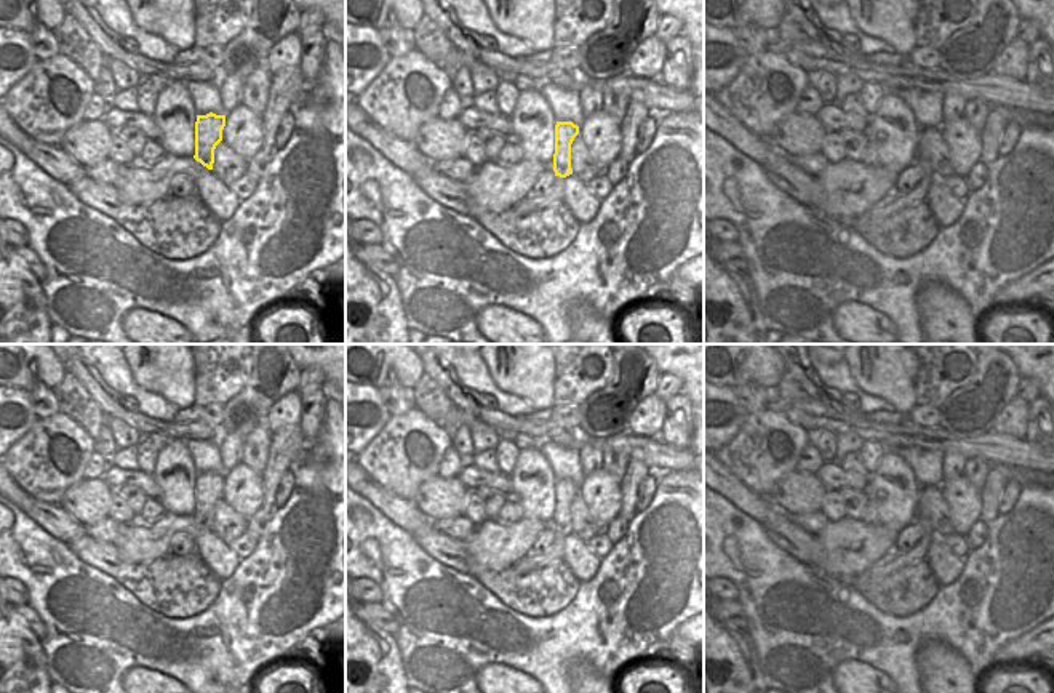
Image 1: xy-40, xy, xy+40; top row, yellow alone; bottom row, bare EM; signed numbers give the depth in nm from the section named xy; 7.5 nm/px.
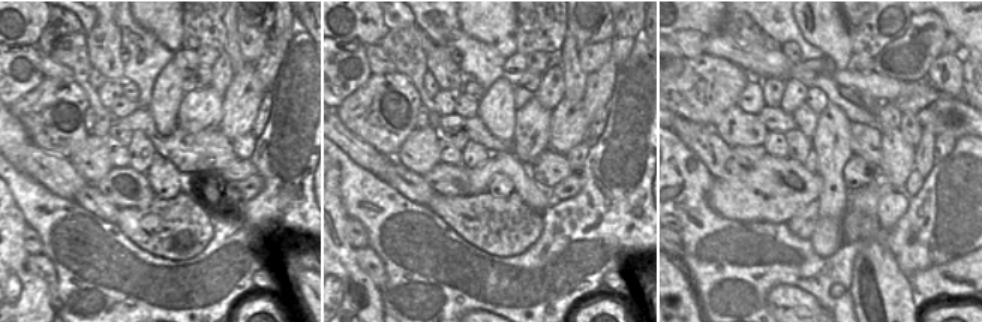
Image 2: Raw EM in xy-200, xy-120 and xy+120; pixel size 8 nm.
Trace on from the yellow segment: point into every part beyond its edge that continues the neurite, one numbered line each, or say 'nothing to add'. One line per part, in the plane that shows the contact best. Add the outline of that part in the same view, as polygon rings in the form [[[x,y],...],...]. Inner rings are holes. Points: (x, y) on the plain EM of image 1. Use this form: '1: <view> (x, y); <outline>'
1: xy (530, 562); [[[557,535],[553,546],[545,554],[528,554],[521,560],[518,560],[512,568],[515,573],[531,573],[552,563],[555,560],[561,560],[565,555],[565,538]]]

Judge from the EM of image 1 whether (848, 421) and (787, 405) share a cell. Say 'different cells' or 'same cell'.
same cell

